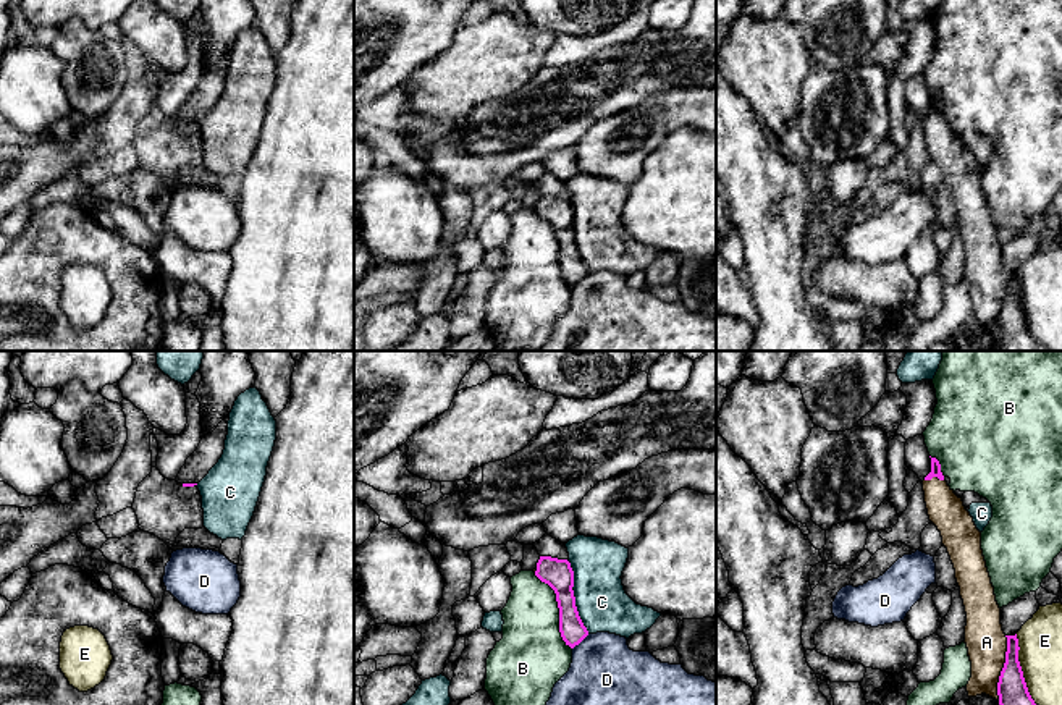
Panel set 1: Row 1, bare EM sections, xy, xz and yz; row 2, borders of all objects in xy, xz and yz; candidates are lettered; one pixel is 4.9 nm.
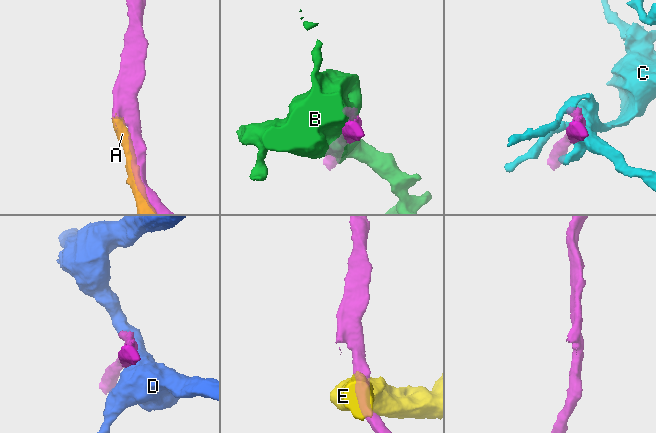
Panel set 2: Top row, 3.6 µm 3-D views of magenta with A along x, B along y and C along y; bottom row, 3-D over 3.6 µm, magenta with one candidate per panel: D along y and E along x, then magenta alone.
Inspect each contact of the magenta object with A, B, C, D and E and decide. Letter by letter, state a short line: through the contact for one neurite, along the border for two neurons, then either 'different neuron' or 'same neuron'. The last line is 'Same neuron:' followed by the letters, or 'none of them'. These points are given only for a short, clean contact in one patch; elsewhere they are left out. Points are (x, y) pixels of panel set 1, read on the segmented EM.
A: same neuron
B: different neuron
C: different neuron
D: different neuron
E: different neuron
Same neuron: A

